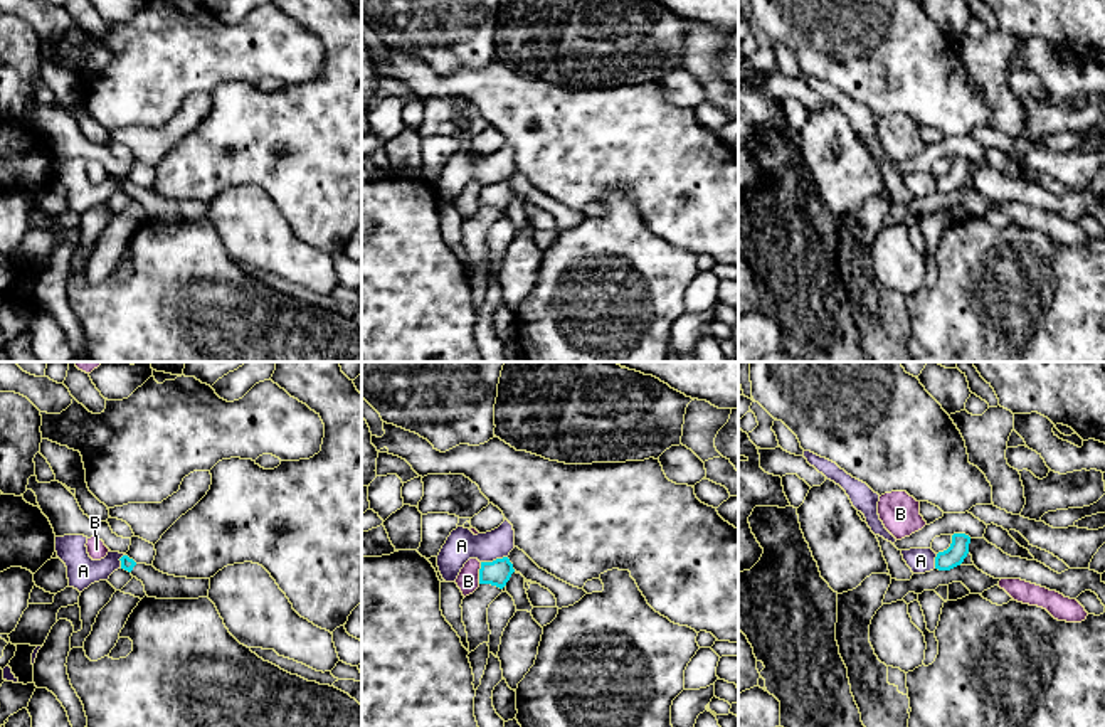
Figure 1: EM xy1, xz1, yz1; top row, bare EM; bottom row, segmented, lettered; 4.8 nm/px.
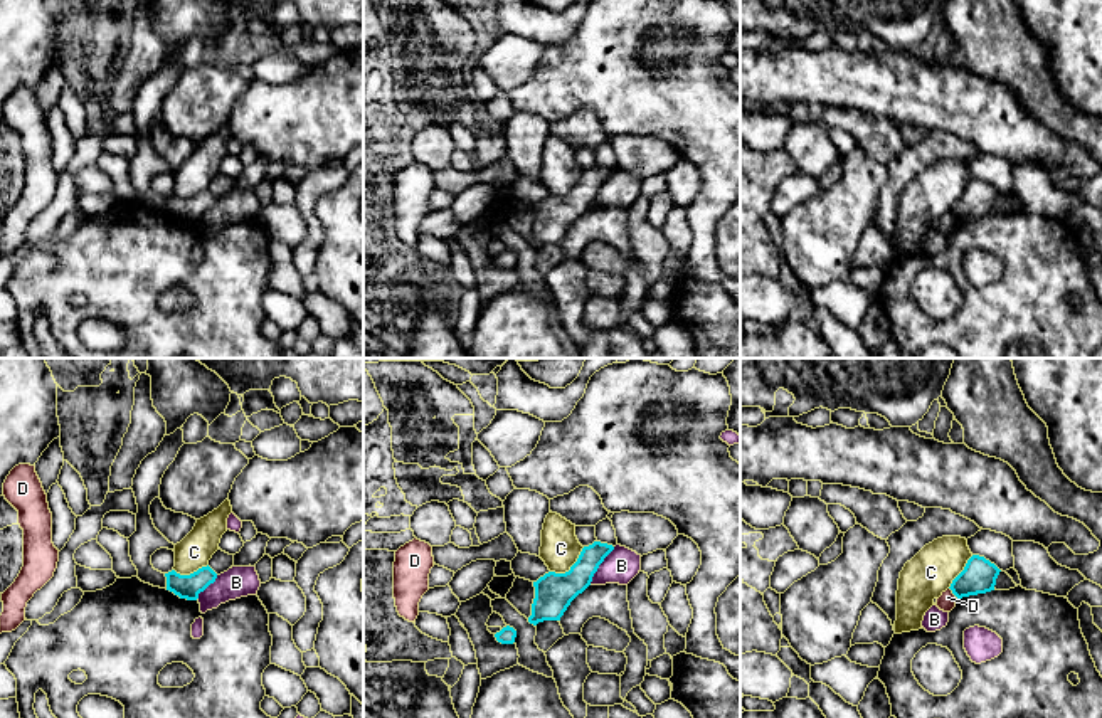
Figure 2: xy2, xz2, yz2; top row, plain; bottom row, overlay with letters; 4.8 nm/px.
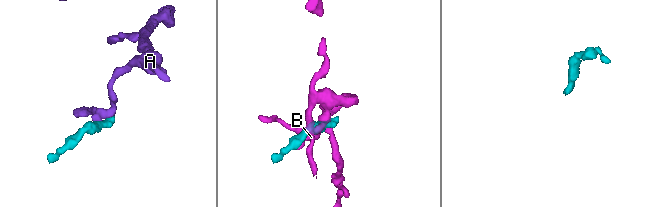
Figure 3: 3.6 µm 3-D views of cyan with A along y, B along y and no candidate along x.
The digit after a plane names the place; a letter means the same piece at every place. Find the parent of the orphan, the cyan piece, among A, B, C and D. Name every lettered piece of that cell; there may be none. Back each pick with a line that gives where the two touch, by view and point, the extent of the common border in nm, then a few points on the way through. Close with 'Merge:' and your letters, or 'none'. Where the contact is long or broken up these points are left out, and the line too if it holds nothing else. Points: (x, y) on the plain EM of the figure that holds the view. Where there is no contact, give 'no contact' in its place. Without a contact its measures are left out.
Merge: none

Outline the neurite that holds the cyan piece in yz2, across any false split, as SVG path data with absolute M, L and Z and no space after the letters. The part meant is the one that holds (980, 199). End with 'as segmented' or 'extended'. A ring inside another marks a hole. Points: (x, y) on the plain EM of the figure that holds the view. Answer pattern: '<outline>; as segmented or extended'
M972 178L949 212L957 222L986 217L994 214L999 195L1001 193L984 180Z; as segmented

